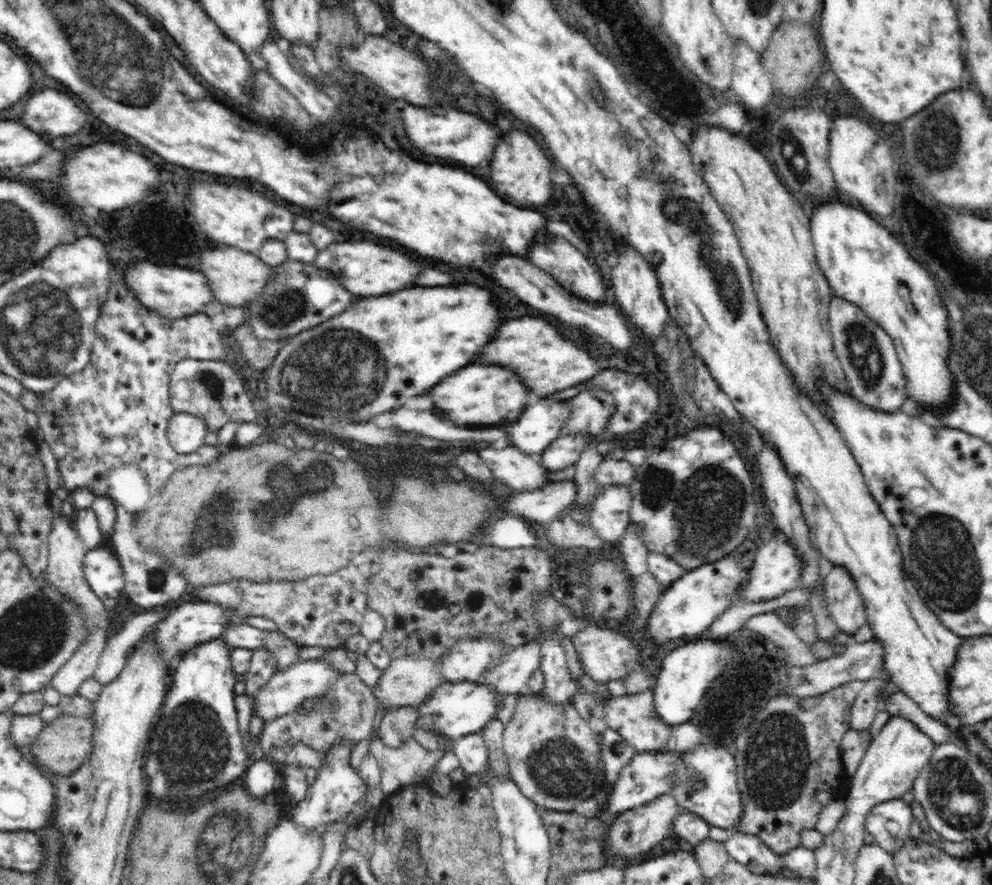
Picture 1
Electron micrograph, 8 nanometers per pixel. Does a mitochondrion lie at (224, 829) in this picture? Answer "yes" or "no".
yes

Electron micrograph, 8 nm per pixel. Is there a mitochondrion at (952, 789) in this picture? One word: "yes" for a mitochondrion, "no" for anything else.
yes

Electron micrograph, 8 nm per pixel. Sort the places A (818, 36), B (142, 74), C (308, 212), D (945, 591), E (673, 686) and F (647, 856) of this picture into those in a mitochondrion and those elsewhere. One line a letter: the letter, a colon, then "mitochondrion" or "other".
A: other
B: mitochondrion
C: other
D: mitochondrion
E: other
F: other

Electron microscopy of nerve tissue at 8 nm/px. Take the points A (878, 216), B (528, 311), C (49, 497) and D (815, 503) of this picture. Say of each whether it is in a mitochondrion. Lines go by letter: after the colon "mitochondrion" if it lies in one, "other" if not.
A: other
B: other
C: other
D: mitochondrion

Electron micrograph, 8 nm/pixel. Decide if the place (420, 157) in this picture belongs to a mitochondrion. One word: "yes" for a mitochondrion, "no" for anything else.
no

